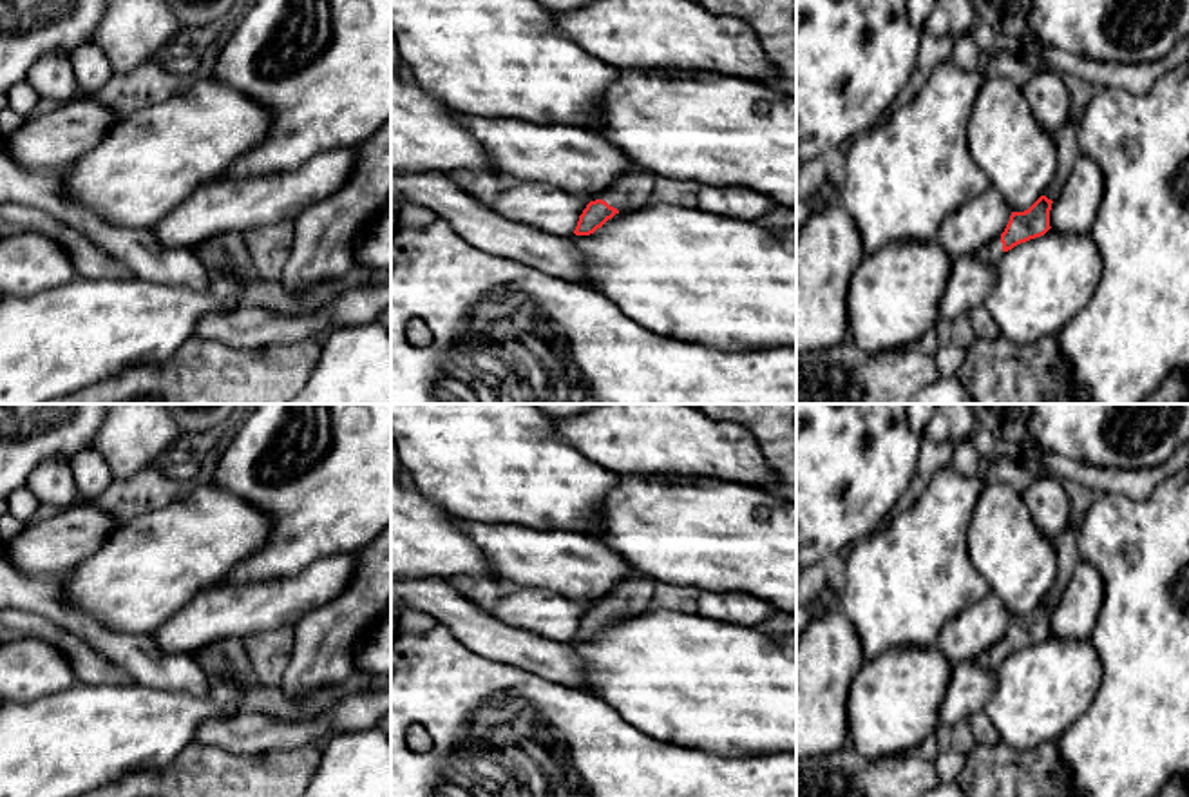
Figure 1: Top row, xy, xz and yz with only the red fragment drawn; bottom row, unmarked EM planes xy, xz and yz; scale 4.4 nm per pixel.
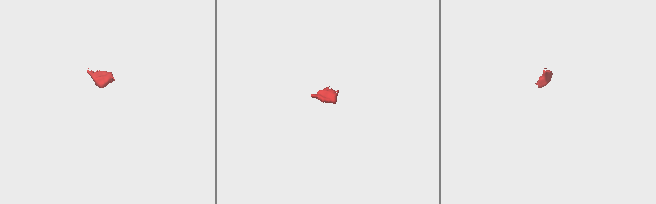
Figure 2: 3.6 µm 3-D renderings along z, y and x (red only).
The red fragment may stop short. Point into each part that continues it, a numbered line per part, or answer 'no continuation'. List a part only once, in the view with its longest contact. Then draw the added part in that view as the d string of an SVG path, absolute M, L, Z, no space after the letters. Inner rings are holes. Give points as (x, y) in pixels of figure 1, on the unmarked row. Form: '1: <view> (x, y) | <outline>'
1: xz (632, 596) | M648 576L630 578L614 587L597 605L619 618L635 616L650 609L655 581Z
2: yz (1065, 546) | M1068 525L1068 529L1053 540L1053 547L1057 552L1057 576L1051 589L1044 596L1044 601L1051 607L1061 601L1071 578L1071 572L1079 562L1077 531Z

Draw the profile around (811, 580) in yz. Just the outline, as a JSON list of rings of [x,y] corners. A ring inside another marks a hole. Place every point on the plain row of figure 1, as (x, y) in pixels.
[[[823,562],[796,567],[796,610],[816,600],[829,587]]]

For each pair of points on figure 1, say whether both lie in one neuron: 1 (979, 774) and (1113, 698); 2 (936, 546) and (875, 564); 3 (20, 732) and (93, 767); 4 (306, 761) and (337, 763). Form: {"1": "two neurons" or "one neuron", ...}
{"1": "two neurons", "2": "one neuron", "3": "one neuron", "4": "two neurons"}

